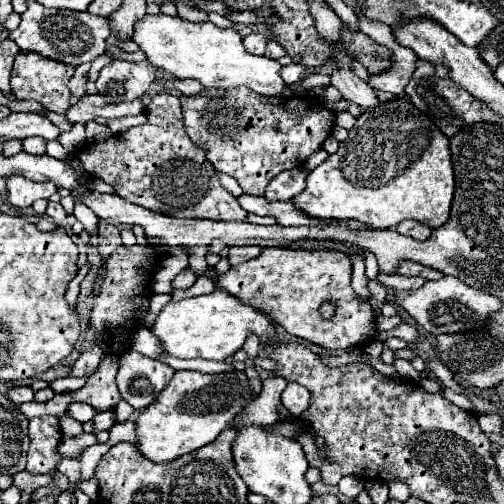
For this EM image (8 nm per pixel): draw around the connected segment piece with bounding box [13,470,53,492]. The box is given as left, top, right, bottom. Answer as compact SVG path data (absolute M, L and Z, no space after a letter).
M17 472L15 476L13 476L13 482L17 484L17 486L21 486L21 490L27 490L27 492L31 492L31 490L35 490L35 488L41 488L41 486L47 486L47 484L51 484L53 482L53 478L51 476L33 476L33 474L29 474L29 472Z

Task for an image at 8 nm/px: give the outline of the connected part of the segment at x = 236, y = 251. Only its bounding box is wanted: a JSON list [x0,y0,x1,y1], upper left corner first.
[229,246,263,264]

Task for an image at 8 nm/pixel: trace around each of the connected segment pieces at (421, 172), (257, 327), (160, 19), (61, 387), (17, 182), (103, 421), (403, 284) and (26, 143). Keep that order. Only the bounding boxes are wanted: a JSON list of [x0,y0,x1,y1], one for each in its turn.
[[295,96,455,228],[153,290,277,362],[133,14,283,96],[49,376,88,393],[7,176,57,208],[93,410,115,434],[377,274,425,290],[23,138,45,154]]

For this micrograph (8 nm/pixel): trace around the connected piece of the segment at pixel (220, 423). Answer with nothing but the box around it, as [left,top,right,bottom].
[137,370,253,462]

